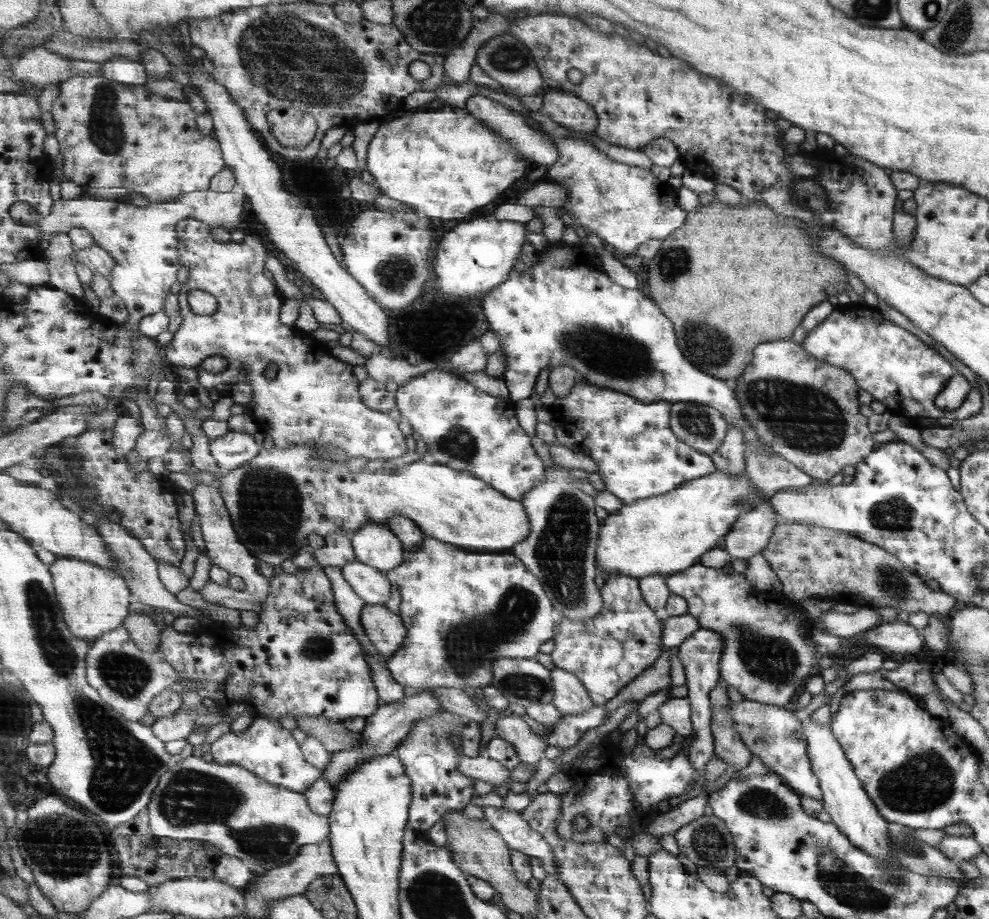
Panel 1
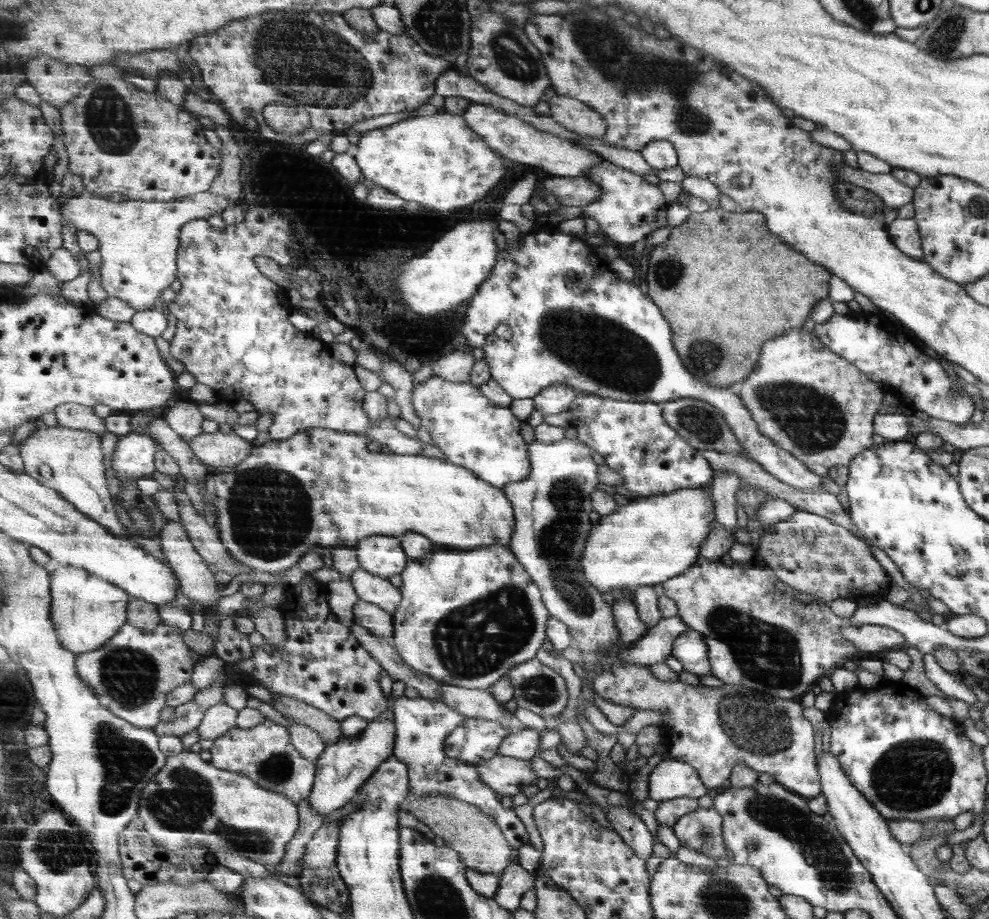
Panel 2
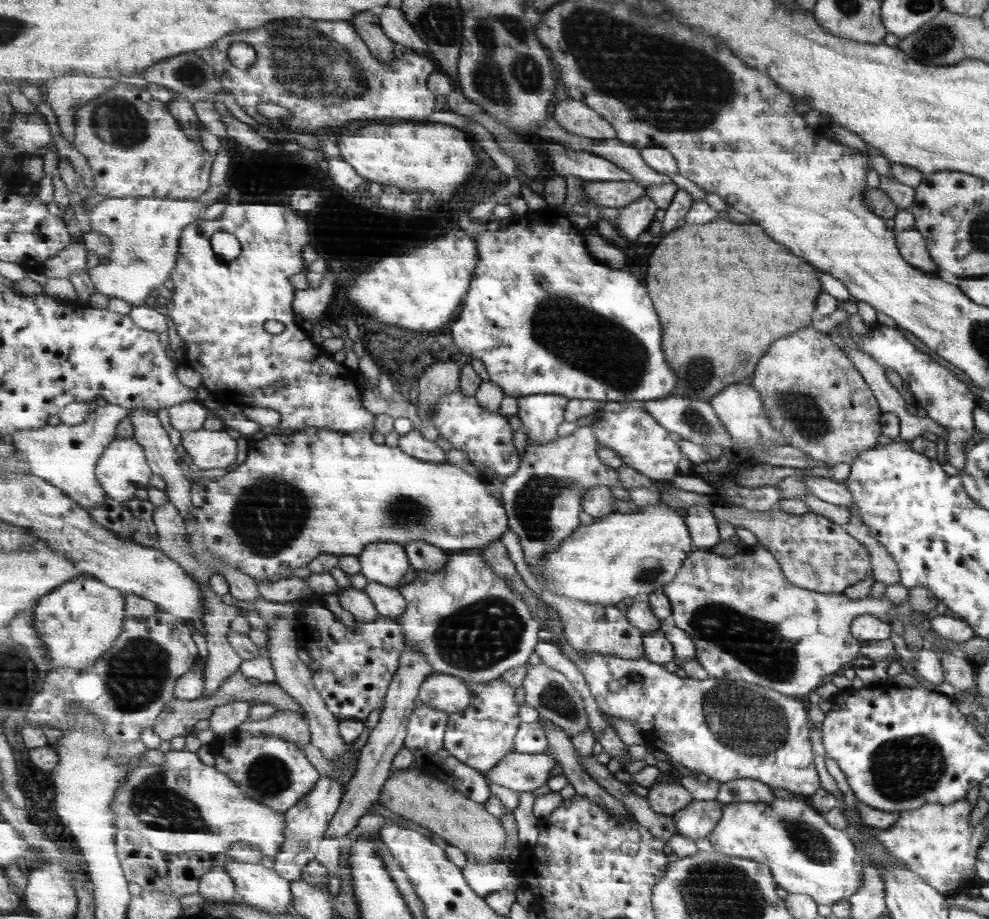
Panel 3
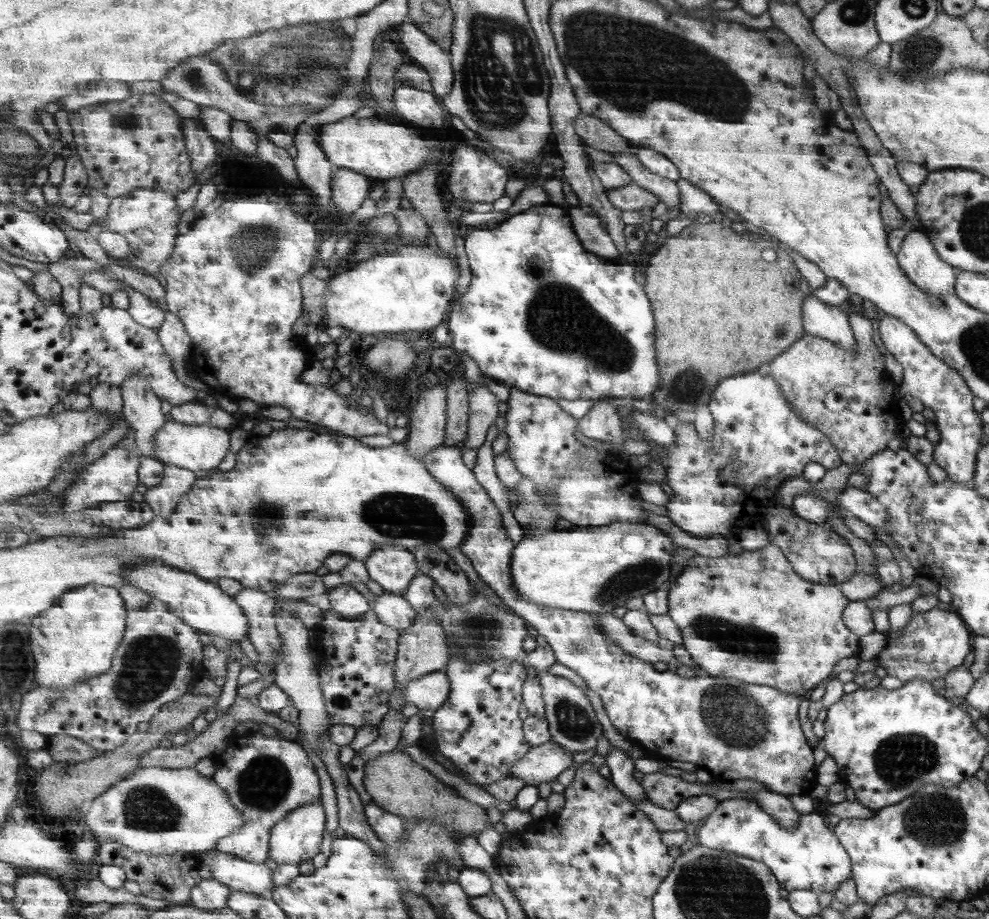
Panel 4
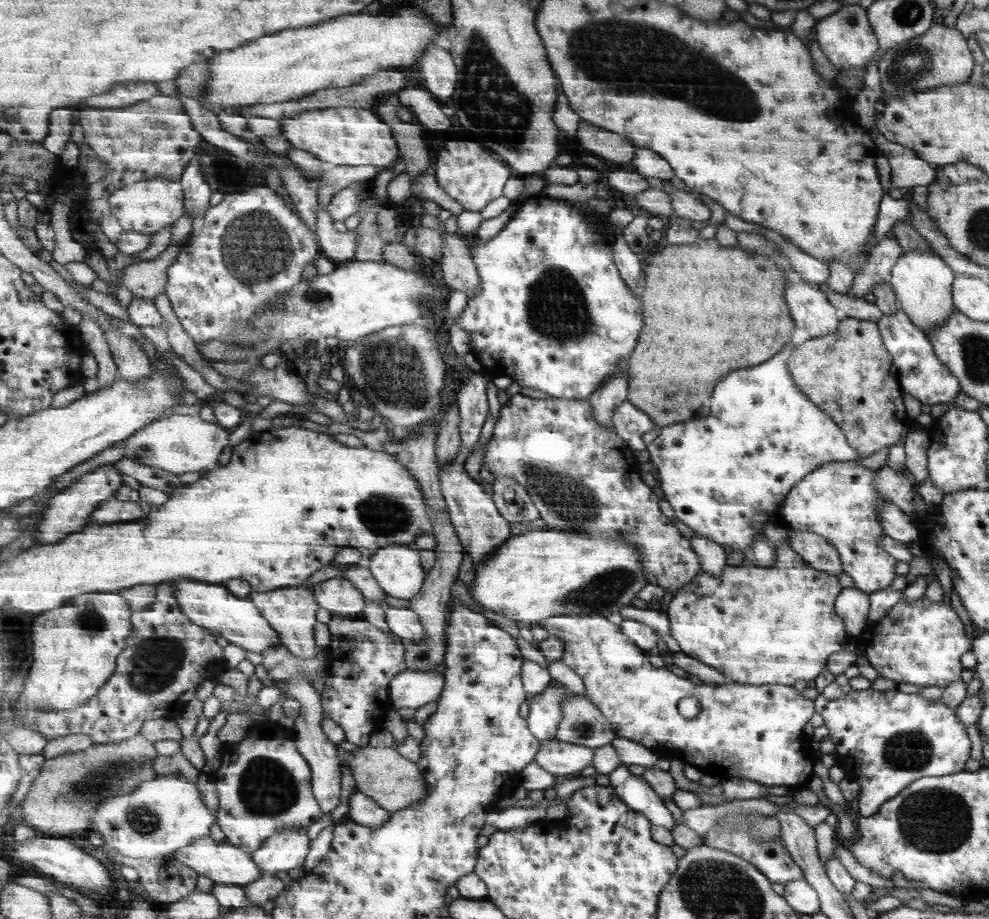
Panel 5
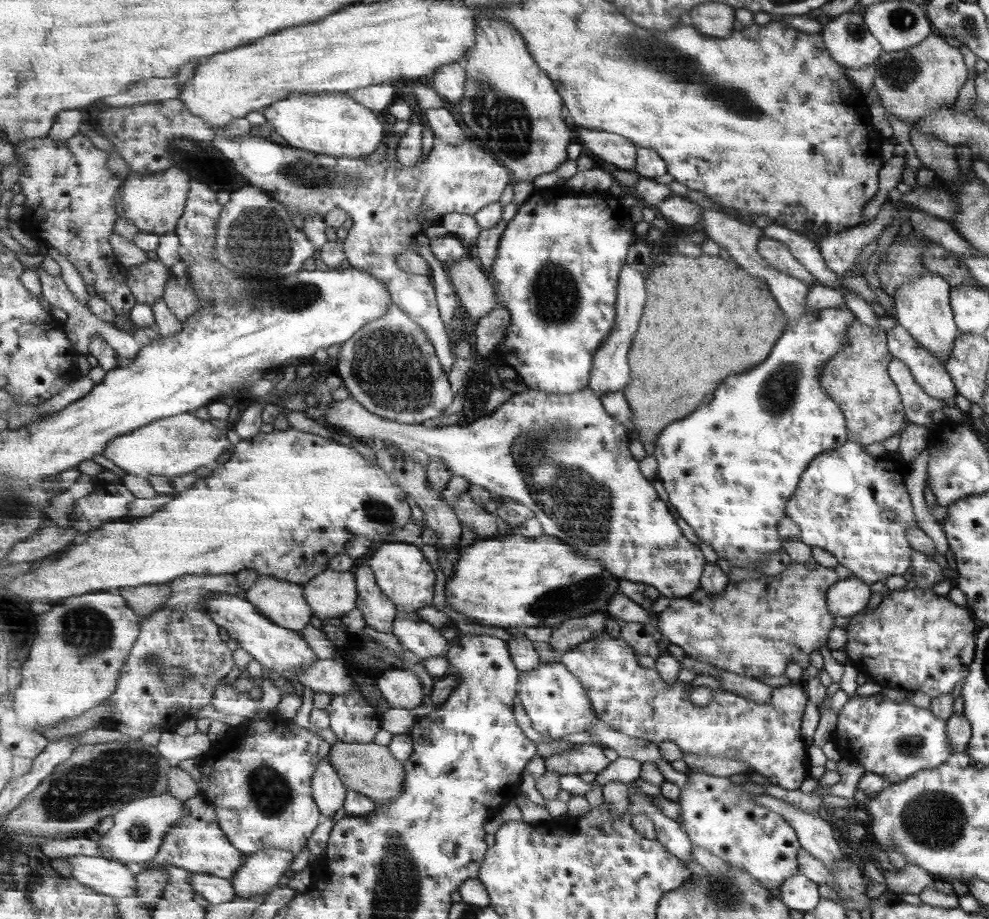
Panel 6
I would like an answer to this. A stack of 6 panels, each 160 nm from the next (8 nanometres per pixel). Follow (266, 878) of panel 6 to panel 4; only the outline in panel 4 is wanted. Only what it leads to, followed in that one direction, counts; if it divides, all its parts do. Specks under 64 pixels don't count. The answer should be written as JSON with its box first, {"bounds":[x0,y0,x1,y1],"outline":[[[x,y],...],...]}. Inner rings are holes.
{"bounds":[269,800,327,866],"outline":[[[321,800],[319,803],[290,812],[273,827],[269,844],[271,861],[277,866],[285,864],[299,866],[310,862],[317,854],[321,854],[321,842],[323,842],[323,832],[325,832],[327,821],[325,805]]]}

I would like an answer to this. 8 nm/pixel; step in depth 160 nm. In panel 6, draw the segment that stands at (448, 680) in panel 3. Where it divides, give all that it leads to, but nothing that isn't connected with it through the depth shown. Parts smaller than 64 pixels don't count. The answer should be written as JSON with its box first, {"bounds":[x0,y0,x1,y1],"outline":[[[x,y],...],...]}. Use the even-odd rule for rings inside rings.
{"bounds":[377,668,423,708],"outline":[[[389,668],[377,678],[377,686],[384,699],[384,706],[417,708],[423,702],[423,683],[413,670]]]}

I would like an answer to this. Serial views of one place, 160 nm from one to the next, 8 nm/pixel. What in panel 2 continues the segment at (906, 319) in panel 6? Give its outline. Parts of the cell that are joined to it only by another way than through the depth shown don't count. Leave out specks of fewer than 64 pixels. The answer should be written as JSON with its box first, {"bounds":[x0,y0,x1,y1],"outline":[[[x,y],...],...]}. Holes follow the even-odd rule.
{"bounds":[887,218,923,261],"outline":[[[896,218],[887,226],[889,236],[904,256],[920,261],[923,257],[919,229],[911,218]]]}

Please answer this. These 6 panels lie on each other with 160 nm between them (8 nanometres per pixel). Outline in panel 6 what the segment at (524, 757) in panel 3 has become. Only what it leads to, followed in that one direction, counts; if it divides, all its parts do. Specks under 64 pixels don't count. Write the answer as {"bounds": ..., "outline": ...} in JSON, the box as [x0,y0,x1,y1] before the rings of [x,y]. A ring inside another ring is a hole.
{"bounds":[544,744,612,776],"outline":[[[575,744],[560,755],[544,759],[546,770],[561,775],[595,773],[598,776],[612,762],[607,758],[605,749],[596,744]]]}

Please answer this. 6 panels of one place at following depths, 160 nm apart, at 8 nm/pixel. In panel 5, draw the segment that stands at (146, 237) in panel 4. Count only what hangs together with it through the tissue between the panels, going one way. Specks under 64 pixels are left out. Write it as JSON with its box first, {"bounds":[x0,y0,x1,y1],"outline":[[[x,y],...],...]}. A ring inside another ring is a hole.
{"bounds":[108,178,186,237],"outline":[[[154,178],[115,189],[108,197],[111,214],[114,214],[126,231],[145,233],[148,237],[163,228],[169,228],[186,215],[184,185],[181,181]]]}

